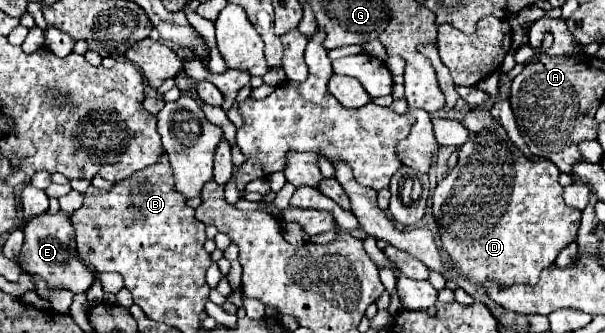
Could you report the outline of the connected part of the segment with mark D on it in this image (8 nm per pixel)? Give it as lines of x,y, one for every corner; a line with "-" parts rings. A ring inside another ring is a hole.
471,110
461,122
471,128
471,140
461,146
457,166
433,192
433,216
441,232
443,250
449,254
453,268
475,284
491,280
501,286
533,286
541,270
555,264
561,248
577,240
581,212
565,204
563,186
557,182
559,168
543,158
525,160
523,152
507,140
507,132
487,110

